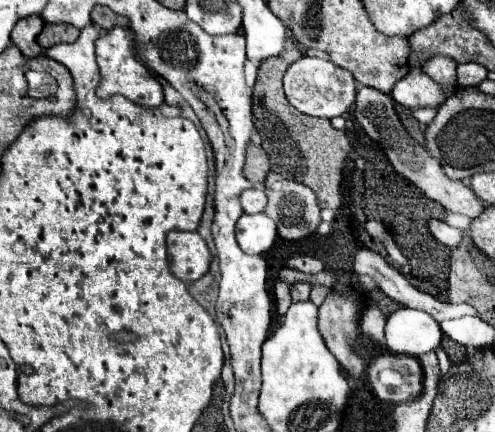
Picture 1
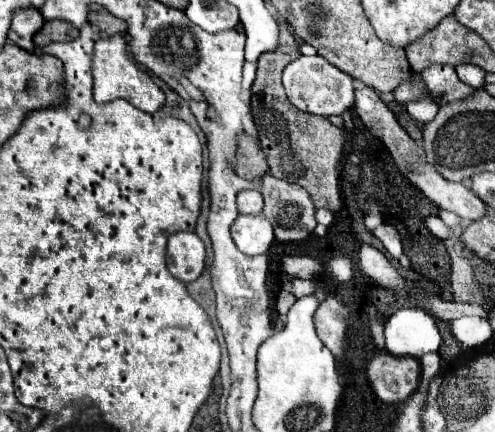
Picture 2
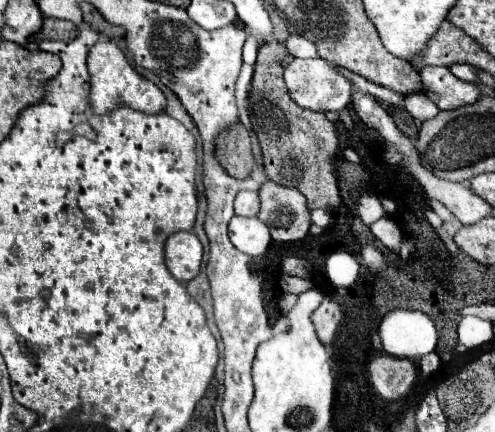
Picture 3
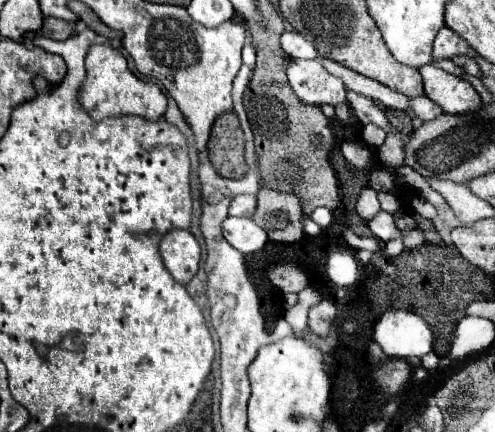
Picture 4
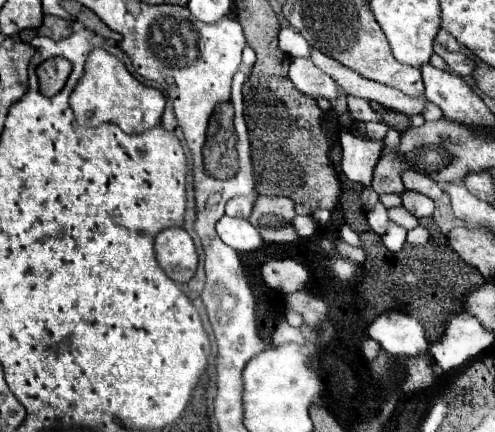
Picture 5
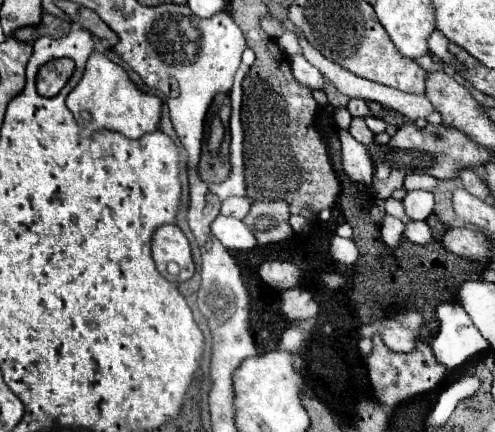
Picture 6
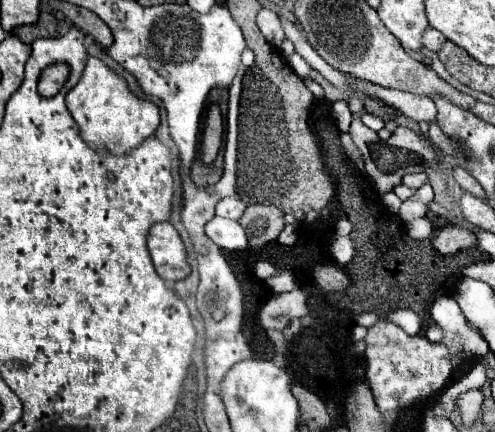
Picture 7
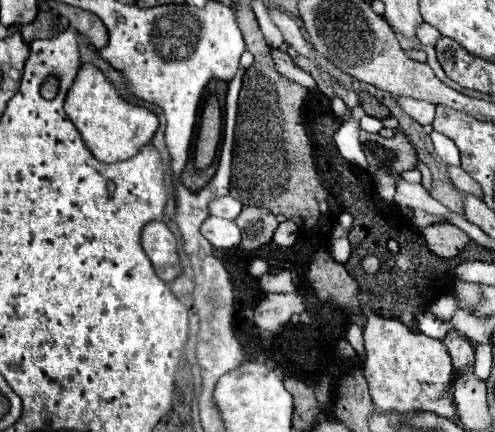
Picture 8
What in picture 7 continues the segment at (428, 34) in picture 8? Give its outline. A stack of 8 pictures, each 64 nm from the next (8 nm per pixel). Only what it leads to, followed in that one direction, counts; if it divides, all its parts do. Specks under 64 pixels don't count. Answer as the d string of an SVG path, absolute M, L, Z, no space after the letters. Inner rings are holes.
M428 28L428 30L424 32L424 46L426 46L428 50L432 50L432 52L440 52L440 48L442 48L444 42L446 42L446 38L444 38L438 30Z

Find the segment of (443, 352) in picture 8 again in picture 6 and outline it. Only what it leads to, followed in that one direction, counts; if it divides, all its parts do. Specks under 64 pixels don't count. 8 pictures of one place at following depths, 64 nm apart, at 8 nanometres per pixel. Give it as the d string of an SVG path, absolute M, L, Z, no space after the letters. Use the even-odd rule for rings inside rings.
M374 336L372 342L374 342L374 350L366 358L366 362L368 362L368 376L370 376L370 382L374 384L374 394L380 404L394 406L414 394L428 392L428 390L436 388L446 374L446 368L442 364L438 364L438 360L434 358L434 354L426 342L418 342L416 350L410 354L398 354L398 352L388 350L384 346L384 342L380 340L380 336Z

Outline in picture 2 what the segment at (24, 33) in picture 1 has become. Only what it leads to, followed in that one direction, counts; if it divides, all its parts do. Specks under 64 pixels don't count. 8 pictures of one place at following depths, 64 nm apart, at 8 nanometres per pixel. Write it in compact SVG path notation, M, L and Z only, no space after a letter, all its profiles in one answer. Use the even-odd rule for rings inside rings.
M34 8L18 10L18 12L14 12L12 26L8 30L8 40L26 52L34 52L32 38L42 26L44 26L44 18L38 10L34 10Z

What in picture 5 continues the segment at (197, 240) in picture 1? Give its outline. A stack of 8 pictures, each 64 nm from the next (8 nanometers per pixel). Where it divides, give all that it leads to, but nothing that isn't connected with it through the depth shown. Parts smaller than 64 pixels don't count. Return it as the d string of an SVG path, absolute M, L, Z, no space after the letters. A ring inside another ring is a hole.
M166 228L156 236L156 258L164 272L178 284L188 282L196 274L198 252L184 228Z

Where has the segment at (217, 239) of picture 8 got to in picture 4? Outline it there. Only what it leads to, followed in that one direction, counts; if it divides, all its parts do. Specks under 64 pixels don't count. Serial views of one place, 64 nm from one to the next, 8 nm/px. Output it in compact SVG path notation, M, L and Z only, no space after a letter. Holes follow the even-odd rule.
M226 218L224 224L224 238L242 254L254 254L260 252L266 242L268 242L268 234L264 232L264 228L256 226L256 222L252 218Z

